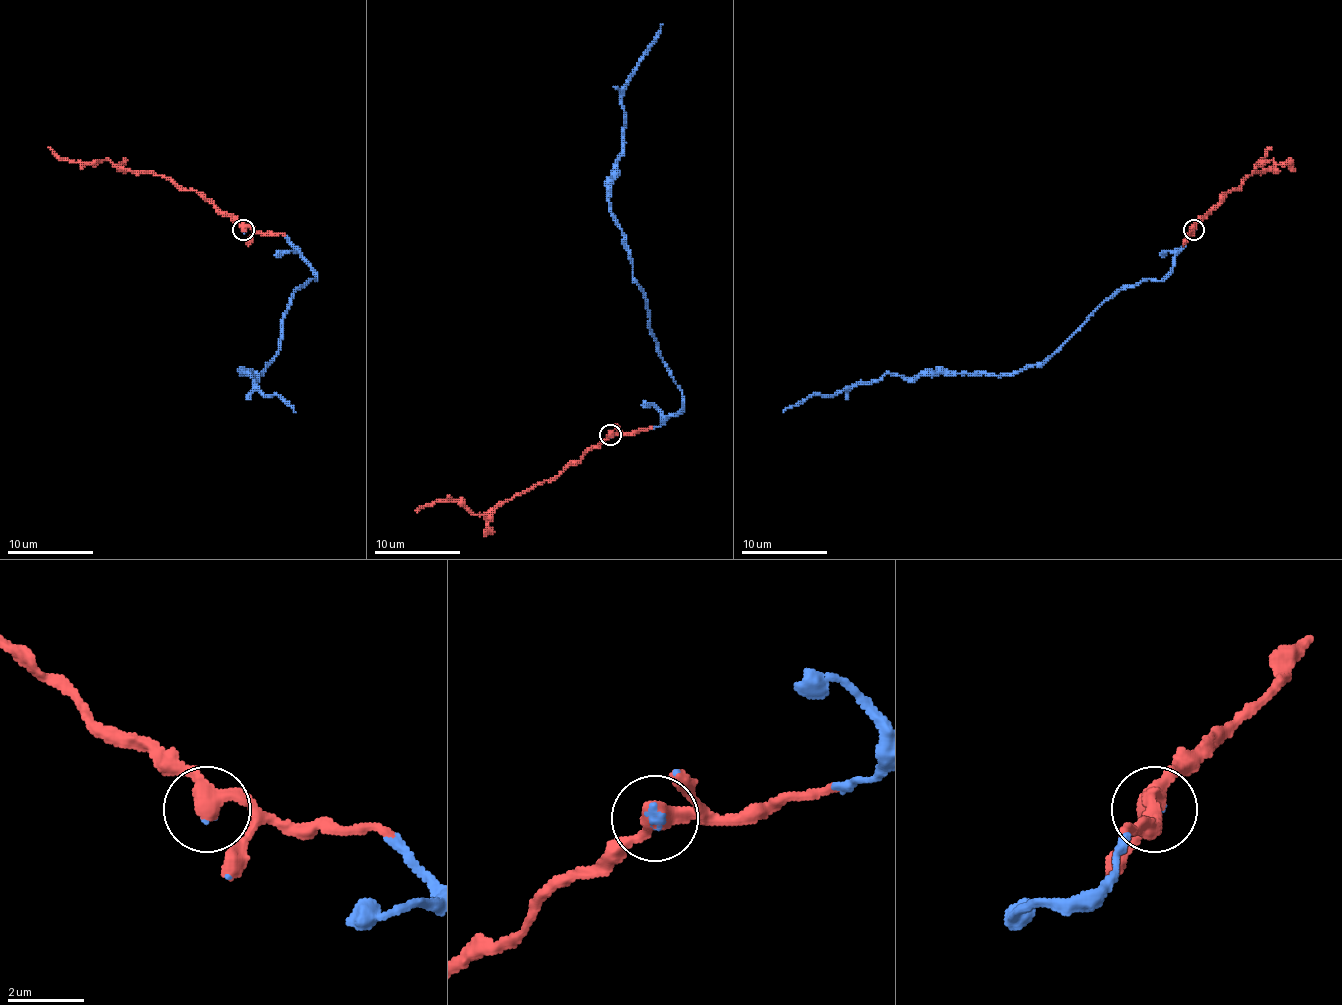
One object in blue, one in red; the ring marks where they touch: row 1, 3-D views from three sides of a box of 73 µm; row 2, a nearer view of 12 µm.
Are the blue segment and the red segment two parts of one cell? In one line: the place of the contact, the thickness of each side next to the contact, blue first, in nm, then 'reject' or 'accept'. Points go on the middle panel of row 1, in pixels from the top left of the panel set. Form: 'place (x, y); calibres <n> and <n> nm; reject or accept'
place (610, 434); calibres 110 and 440 nm; accept

